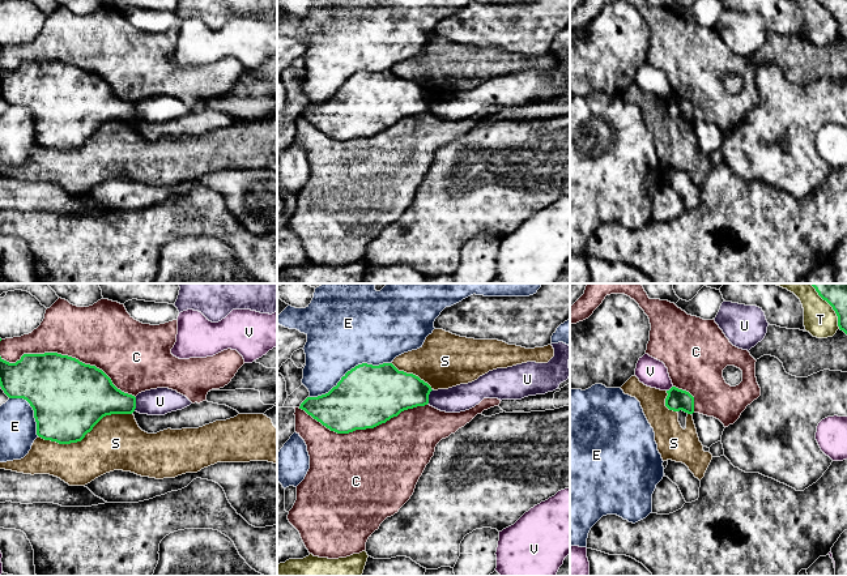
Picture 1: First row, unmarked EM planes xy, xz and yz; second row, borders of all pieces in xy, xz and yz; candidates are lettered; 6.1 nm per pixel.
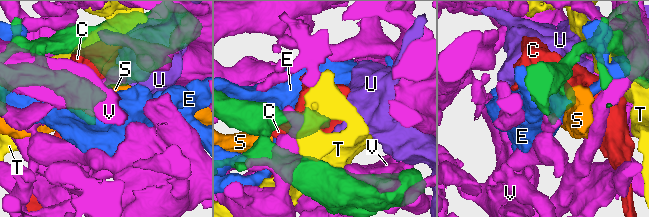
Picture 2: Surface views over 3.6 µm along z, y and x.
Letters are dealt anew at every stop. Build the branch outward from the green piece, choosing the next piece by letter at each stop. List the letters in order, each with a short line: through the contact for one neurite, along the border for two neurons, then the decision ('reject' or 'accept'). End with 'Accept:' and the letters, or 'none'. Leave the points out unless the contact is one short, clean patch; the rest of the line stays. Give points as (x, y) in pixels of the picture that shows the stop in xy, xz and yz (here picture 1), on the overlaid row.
C: reject
E: reject
S: reject
T: reject
U: line xy (136, 397), (136, 408), (133, 410); reject
V: reject
Accept: none

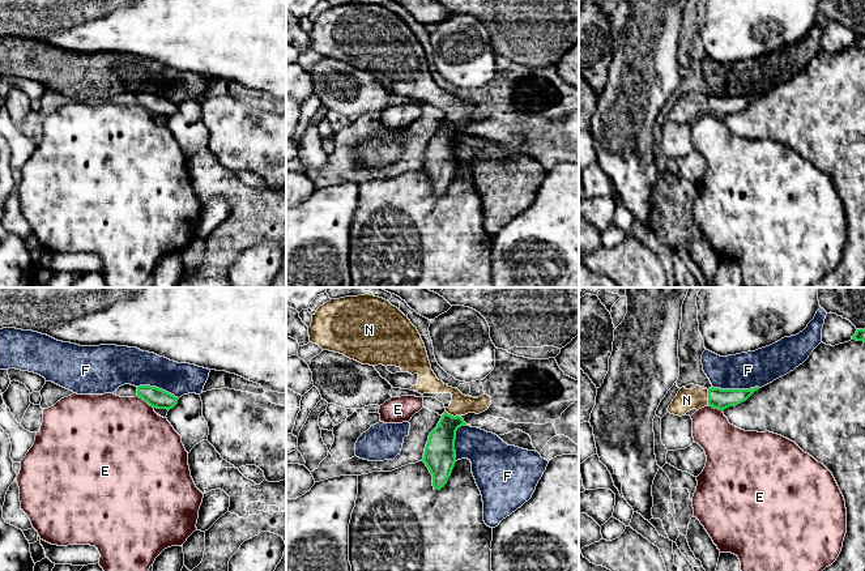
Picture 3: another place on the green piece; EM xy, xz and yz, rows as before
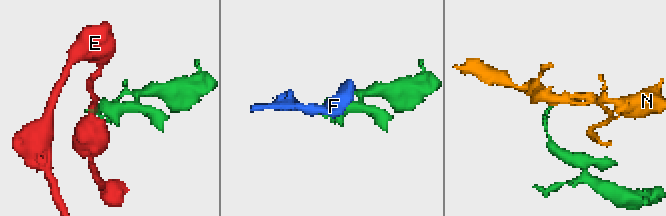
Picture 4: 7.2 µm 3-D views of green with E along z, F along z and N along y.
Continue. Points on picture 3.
E: line xy (137, 395), (153, 408); reject
F: reject
N: line yz (719, 399), (708, 397), (686, 400); accept
Accept: N

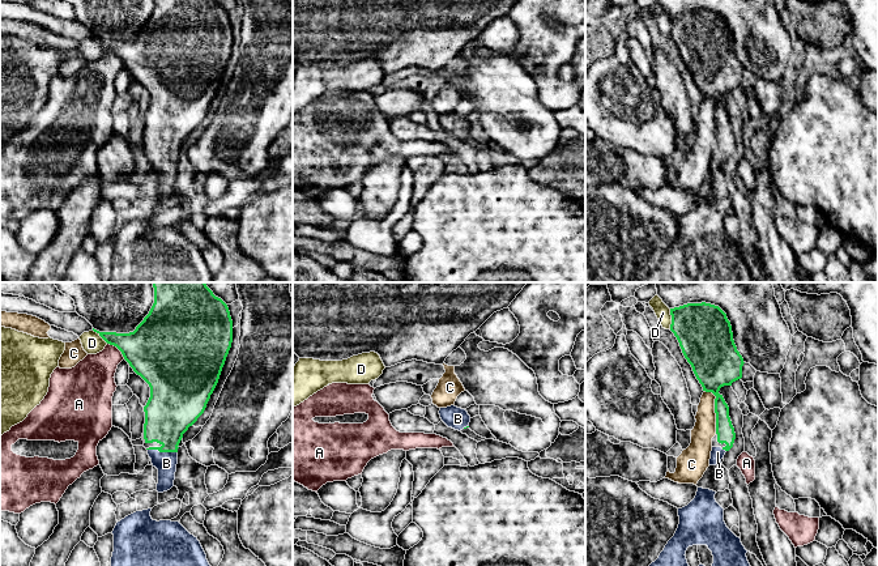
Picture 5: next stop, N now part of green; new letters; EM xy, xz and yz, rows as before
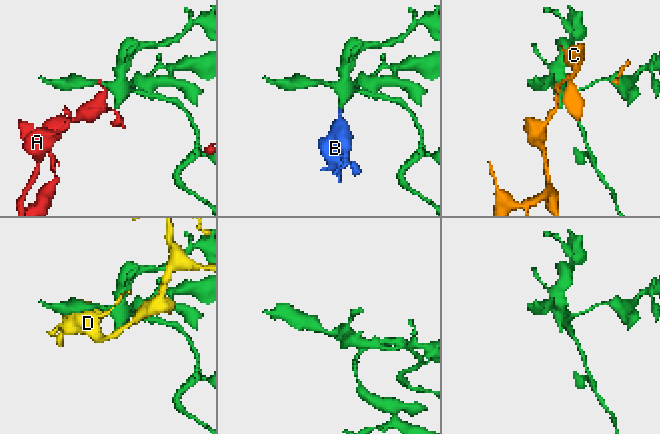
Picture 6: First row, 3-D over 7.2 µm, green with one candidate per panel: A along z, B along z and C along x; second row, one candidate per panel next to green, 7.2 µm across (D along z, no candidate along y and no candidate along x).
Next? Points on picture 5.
A: reject
B: line xy (169, 412), (169, 445), (162, 451), (166, 463); accept
C: reject
D: reject
Accept: B

